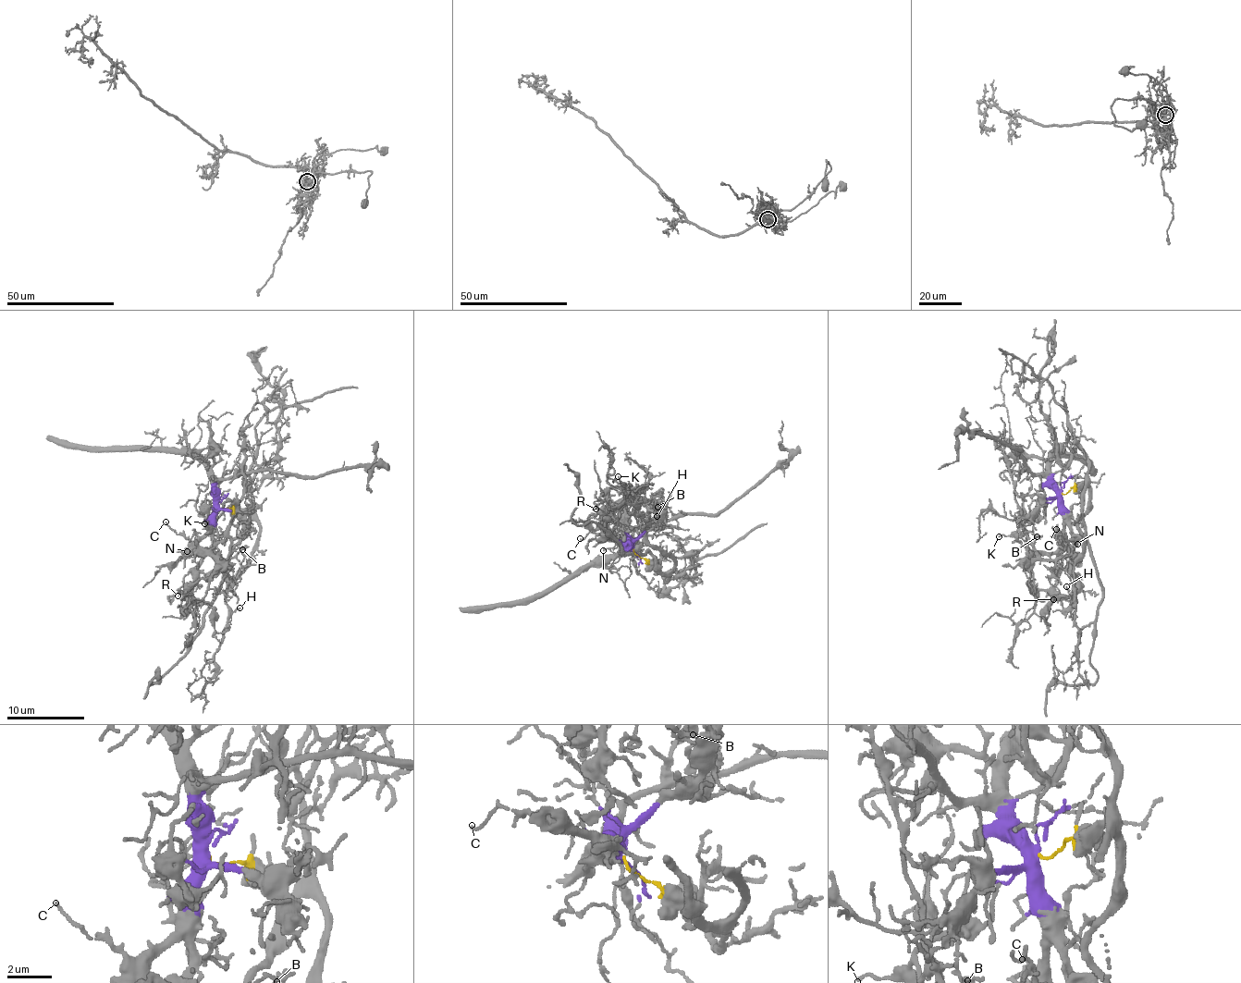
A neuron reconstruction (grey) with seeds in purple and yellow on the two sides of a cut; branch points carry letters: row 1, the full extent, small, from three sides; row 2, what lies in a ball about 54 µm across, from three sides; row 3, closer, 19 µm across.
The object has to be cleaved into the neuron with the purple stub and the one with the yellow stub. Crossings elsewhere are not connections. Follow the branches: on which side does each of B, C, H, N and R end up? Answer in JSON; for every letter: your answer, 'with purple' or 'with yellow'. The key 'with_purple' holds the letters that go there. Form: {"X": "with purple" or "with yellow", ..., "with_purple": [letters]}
{"B": "with yellow", "C": "with purple", "H": "with yellow", "N": "with purple", "R": "with purple", "with_purple": ["C", "N", "R"]}

